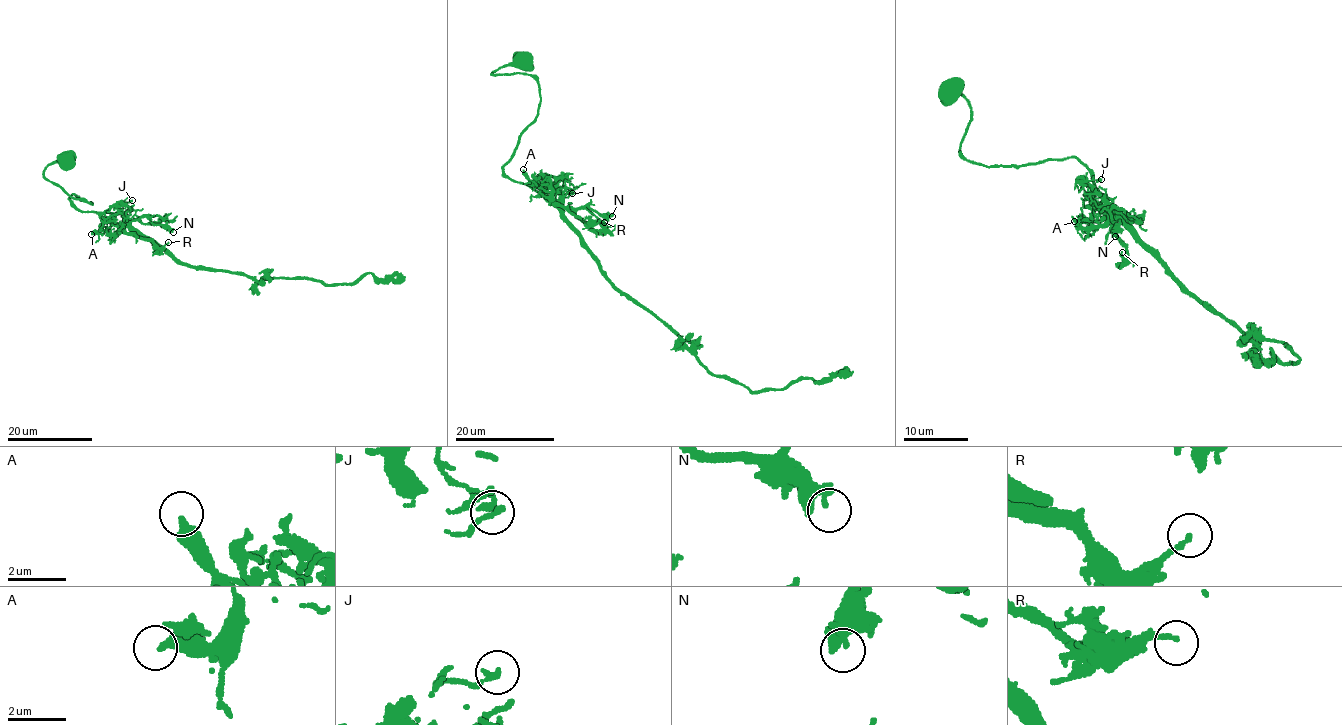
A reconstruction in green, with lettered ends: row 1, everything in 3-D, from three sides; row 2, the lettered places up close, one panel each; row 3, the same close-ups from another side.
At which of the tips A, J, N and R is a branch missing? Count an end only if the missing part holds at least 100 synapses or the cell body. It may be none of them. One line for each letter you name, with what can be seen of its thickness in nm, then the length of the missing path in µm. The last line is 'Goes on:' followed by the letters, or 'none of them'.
Goes on: none of them

